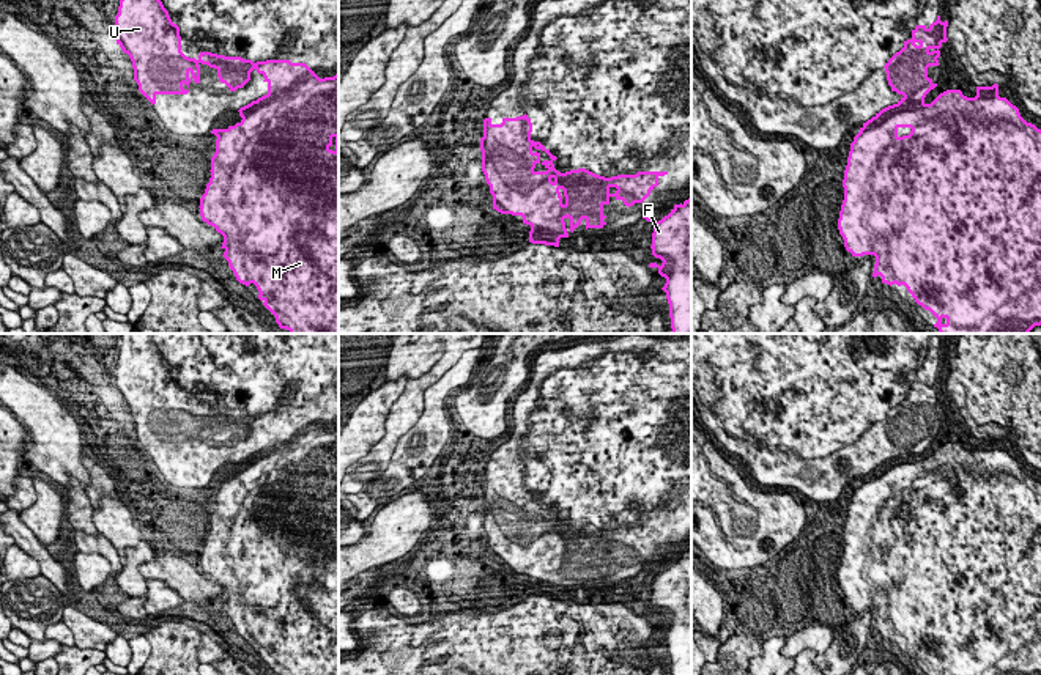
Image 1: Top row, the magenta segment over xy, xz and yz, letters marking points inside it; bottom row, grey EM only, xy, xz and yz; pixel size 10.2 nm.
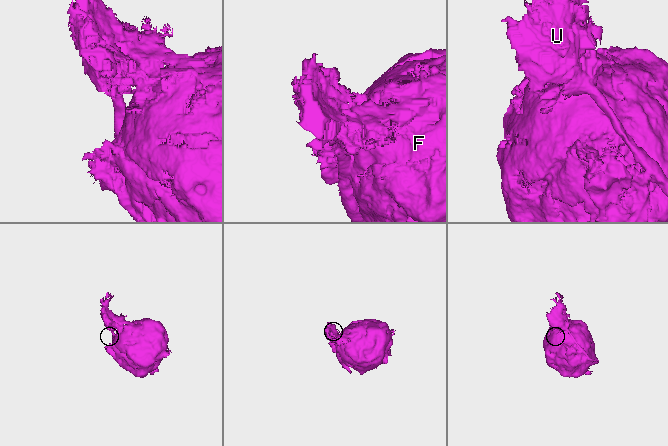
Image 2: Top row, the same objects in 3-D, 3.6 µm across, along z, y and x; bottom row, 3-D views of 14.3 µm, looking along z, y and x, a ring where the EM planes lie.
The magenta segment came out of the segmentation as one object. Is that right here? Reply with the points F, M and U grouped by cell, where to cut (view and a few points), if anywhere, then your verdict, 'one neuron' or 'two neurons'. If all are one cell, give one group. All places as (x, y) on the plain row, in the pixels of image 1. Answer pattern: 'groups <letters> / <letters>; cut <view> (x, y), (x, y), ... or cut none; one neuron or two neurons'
groups F M / U; cut yz (904, 449), (923, 450); two neurons

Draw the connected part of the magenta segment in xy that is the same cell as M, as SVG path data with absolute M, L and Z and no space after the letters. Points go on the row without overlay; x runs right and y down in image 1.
M290 412L257 414L257 425L265 430L268 445L241 459L243 470L227 481L213 481L217 489L216 505L211 510L211 530L200 551L202 573L224 588L224 610L236 633L246 639L254 636L258 651L276 669L276 675L339 675L339 426L320 431L306 415Z

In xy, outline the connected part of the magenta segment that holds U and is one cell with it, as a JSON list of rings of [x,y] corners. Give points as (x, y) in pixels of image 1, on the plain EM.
[[[121,334],[121,352],[115,368],[117,397],[129,408],[134,420],[134,433],[139,444],[153,456],[157,447],[187,447],[189,436],[200,436],[200,415],[217,423],[219,434],[230,444],[243,441],[250,433],[257,415],[244,415],[241,409],[225,409],[200,404],[198,411],[189,411],[181,404],[180,379],[172,374],[151,334]]]

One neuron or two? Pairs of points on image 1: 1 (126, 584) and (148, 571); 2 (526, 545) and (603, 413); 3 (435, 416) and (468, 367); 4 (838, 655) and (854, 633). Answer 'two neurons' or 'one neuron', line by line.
1: two neurons
2: one neuron
3: one neuron
4: one neuron

